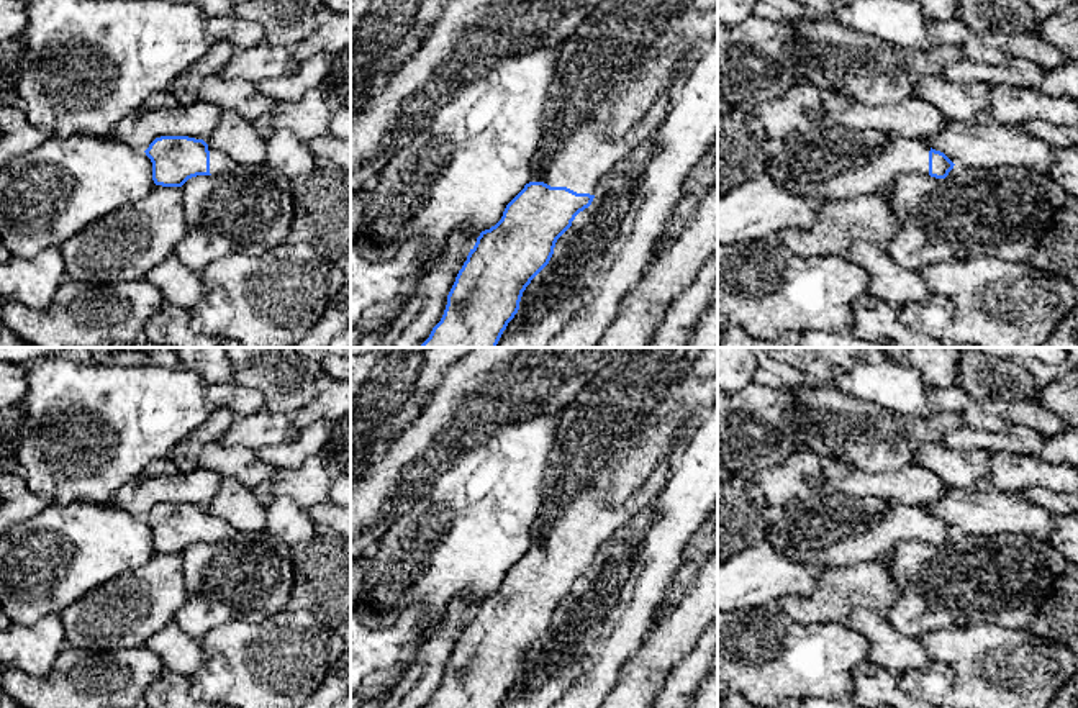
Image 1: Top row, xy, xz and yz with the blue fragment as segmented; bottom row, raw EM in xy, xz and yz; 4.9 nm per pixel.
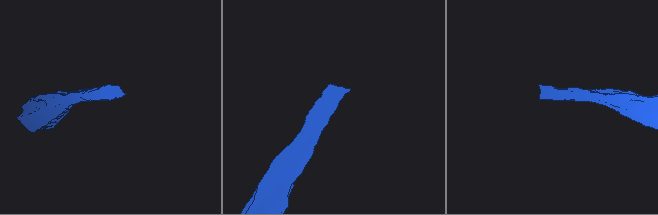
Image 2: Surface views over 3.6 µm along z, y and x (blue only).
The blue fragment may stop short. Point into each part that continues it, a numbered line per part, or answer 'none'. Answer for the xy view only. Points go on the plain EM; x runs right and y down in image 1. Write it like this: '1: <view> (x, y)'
1: xy (218, 528)

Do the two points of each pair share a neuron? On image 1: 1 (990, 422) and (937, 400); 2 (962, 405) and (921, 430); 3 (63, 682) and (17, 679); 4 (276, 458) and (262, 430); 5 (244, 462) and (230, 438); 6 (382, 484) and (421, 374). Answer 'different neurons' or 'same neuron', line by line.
1: same neuron
2: different neurons
3: same neuron
4: different neurons
5: different neurons
6: different neurons

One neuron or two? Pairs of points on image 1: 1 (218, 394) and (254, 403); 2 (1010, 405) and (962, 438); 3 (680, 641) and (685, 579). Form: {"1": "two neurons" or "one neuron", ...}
{"1": "one neuron", "2": "two neurons", "3": "two neurons"}

